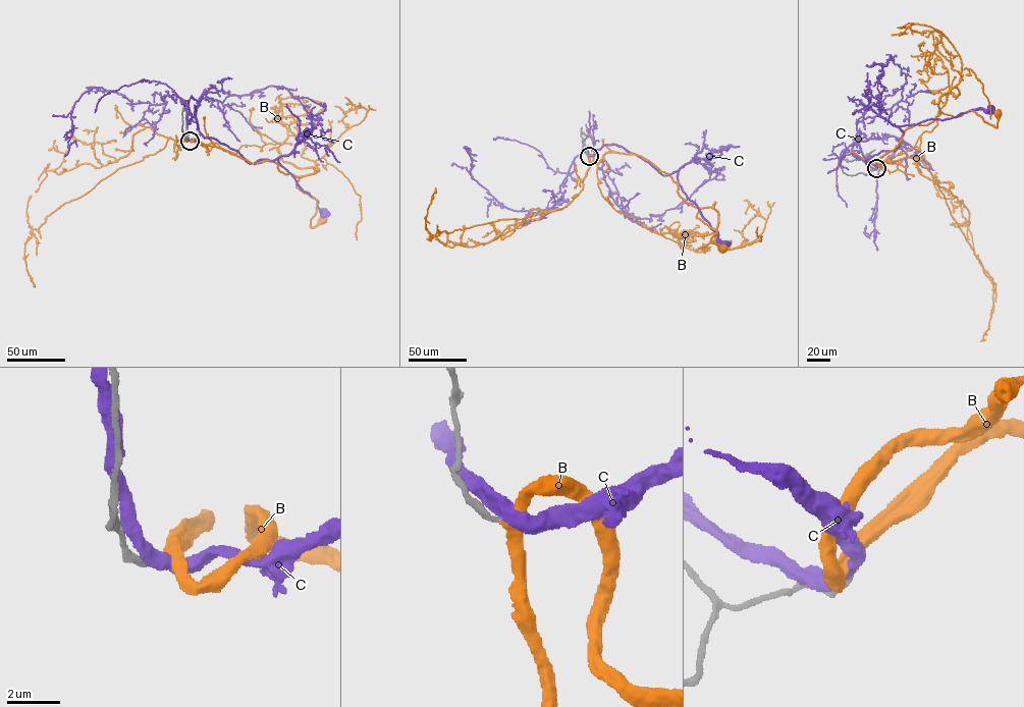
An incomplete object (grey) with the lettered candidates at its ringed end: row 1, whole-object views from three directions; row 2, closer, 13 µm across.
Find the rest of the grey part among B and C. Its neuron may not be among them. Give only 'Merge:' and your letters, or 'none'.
Merge: B

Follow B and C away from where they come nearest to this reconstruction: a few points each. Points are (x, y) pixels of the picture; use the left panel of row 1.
B: (190, 141), (253, 163), (273, 160), (278, 170), (301, 176), (295, 185), (317, 202), (311, 226), (322, 220)
C: (190, 141), (201, 134), (214, 138), (251, 163), (278, 157), (280, 164), (300, 188), (315, 198), (325, 213)

